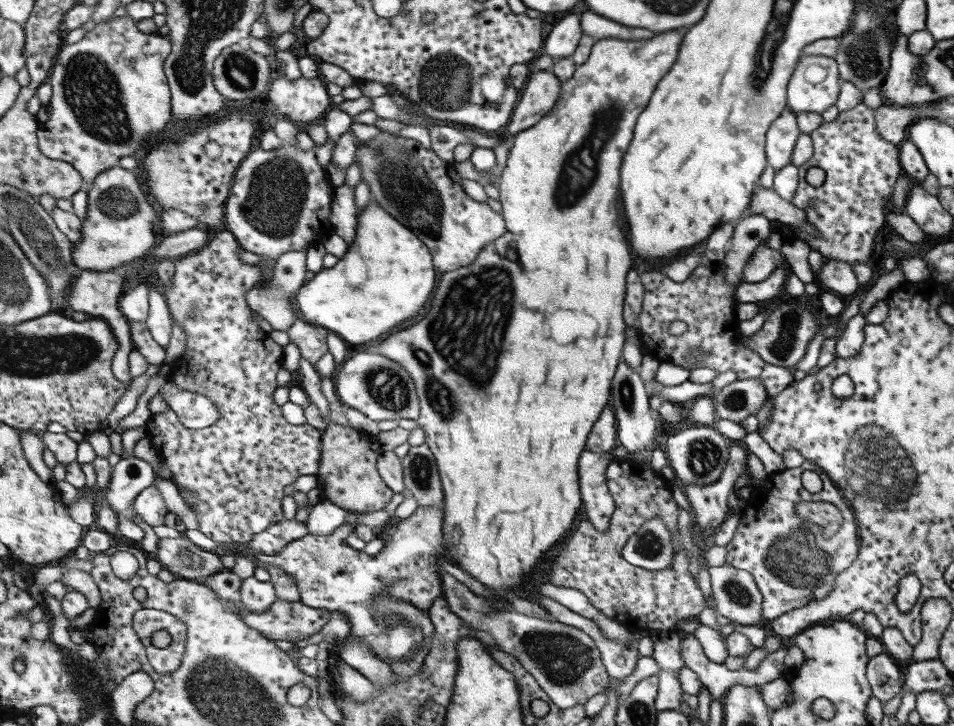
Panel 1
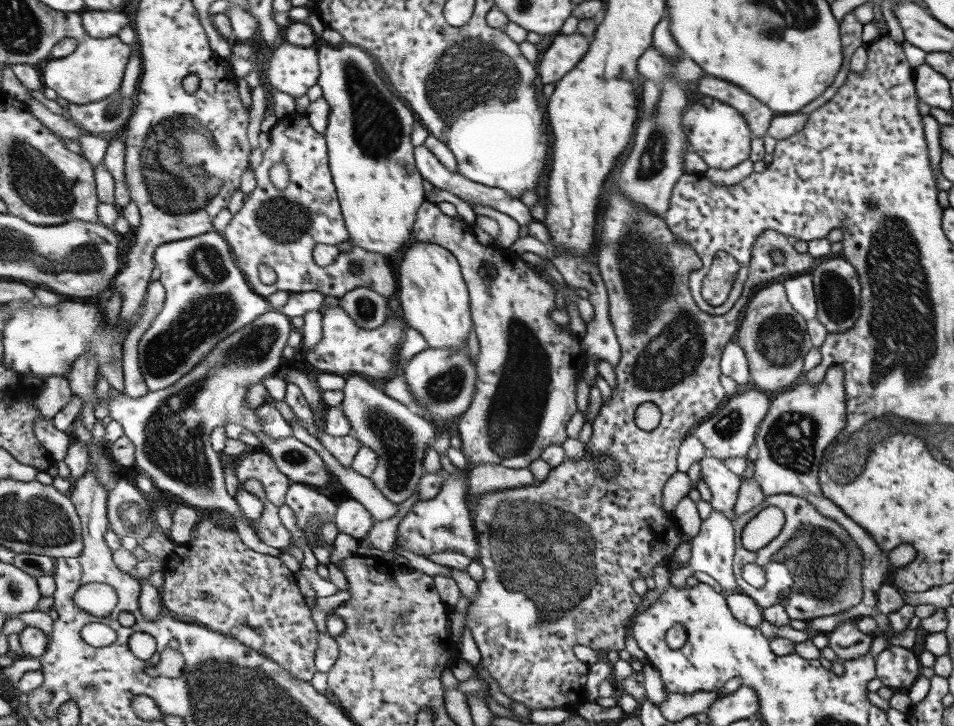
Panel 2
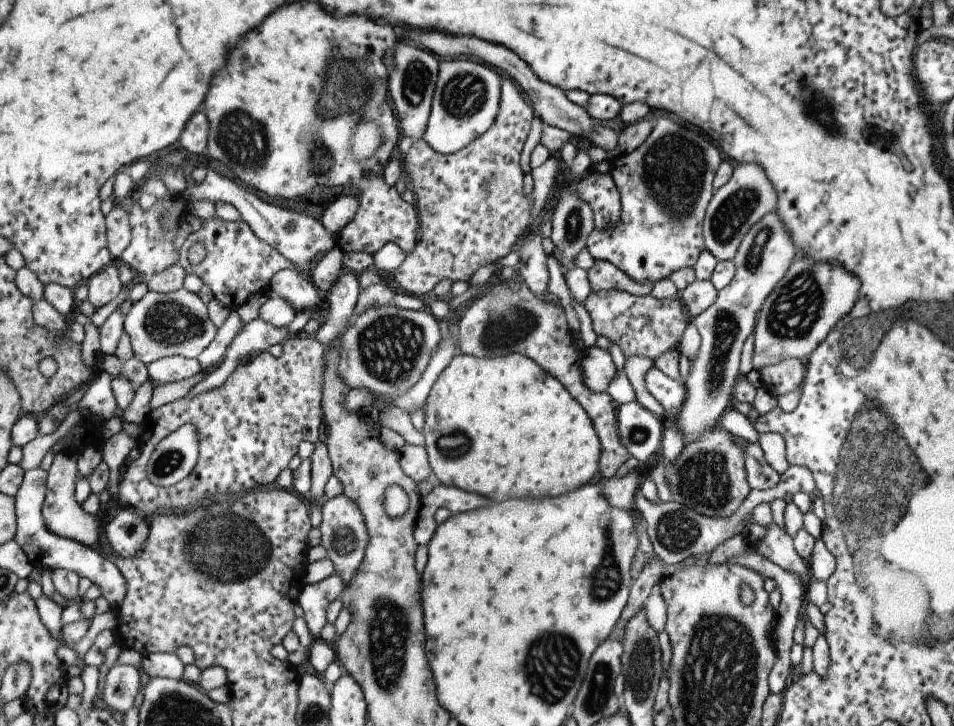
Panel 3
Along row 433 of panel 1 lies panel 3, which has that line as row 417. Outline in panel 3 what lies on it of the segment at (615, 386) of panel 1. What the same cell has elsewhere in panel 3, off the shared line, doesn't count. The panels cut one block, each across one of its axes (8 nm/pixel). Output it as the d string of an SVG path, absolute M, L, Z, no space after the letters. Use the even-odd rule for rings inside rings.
M635 400L617 406L617 432L621 446L629 452L629 458L639 462L639 468L645 468L645 462L659 450L663 428L665 420L651 414Z

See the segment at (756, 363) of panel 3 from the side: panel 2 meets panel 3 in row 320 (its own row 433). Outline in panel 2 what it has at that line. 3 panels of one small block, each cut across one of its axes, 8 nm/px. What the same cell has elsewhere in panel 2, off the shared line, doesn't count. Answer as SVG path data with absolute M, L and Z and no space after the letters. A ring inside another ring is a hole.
M831 366L825 374L825 380L821 384L799 384L787 392L777 394L767 408L765 418L761 420L761 426L755 434L755 446L759 450L757 460L753 462L753 476L757 484L761 486L765 498L773 494L793 494L799 498L805 498L805 502L813 504L819 514L835 520L841 528L847 530L847 534L853 538L853 542L861 548L863 554L863 578L861 578L861 588L863 588L863 598L857 606L845 612L837 612L827 618L815 618L807 622L809 628L823 632L825 636L831 634L841 622L857 620L863 616L869 616L877 624L877 634L887 636L889 634L889 624L887 616L877 612L877 590L883 586L885 572L889 570L887 564L887 554L877 548L877 542L869 538L865 530L861 530L851 518L847 518L839 506L829 502L819 484L819 468L823 462L825 448L837 438L837 434L847 426L847 410L845 410L845 394L843 394L843 370L839 366Z

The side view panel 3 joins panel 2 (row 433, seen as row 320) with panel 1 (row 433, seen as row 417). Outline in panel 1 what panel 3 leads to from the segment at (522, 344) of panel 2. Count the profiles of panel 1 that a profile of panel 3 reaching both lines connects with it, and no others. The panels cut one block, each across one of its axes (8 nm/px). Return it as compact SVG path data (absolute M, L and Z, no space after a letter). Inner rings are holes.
M605 406L599 414L599 418L595 420L593 428L589 430L587 434L587 440L585 440L585 448L587 452L597 452L597 454L603 454L603 452L611 452L615 446L617 446L617 428L615 428L615 414L613 414L613 408L611 406Z

